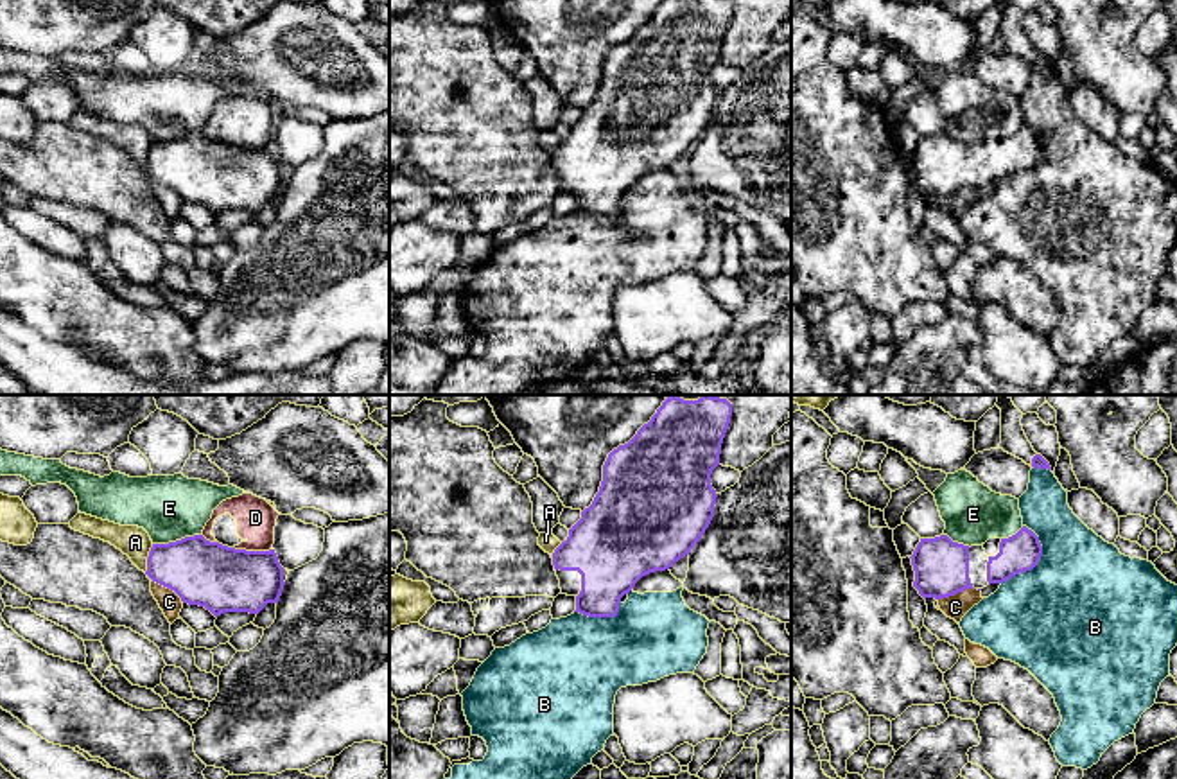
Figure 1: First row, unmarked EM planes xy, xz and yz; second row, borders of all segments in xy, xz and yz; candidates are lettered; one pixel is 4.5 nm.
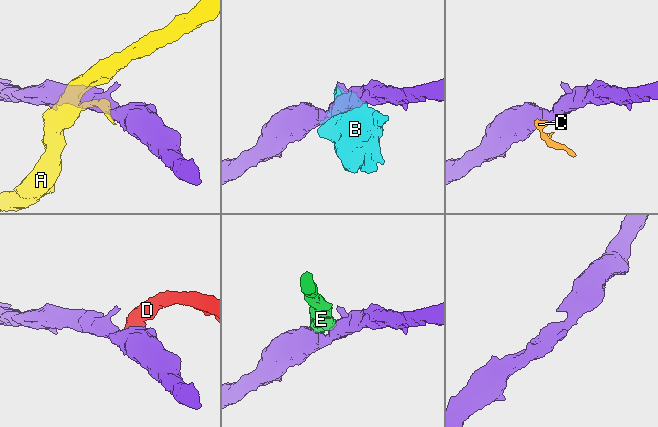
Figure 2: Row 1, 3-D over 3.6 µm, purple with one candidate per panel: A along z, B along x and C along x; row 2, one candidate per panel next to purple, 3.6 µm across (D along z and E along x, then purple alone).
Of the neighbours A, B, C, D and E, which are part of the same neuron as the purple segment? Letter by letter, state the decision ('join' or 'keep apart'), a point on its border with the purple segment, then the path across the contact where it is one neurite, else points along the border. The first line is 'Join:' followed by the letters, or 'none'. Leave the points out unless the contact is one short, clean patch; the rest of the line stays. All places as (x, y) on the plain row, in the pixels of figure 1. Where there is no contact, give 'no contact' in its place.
Join: none
A: keep apart; contact xy (148, 157); border xy (153, 142), (144, 169)
B: keep apart; contact yz (1037, 160)
C: keep apart; contact yz (955, 191); border yz (973, 185), (937, 198)
D: keep apart; contact xy (253, 149); border xy (234, 144), (271, 148)
E: keep apart; contact xy (176, 139)

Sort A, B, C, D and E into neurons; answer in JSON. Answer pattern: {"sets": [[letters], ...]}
{"sets": [["A", "C"], ["B", "D"], ["E"]]}

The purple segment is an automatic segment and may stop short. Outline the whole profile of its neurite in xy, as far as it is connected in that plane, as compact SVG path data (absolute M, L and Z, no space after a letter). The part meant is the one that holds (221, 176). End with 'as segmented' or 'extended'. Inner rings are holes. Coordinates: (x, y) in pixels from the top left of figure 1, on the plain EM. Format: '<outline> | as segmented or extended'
M203 133L169 142L153 142L145 172L174 188L183 201L199 203L215 215L224 210L258 212L267 201L278 201L283 188L283 165L275 147L246 149L210 140Z | as segmented

